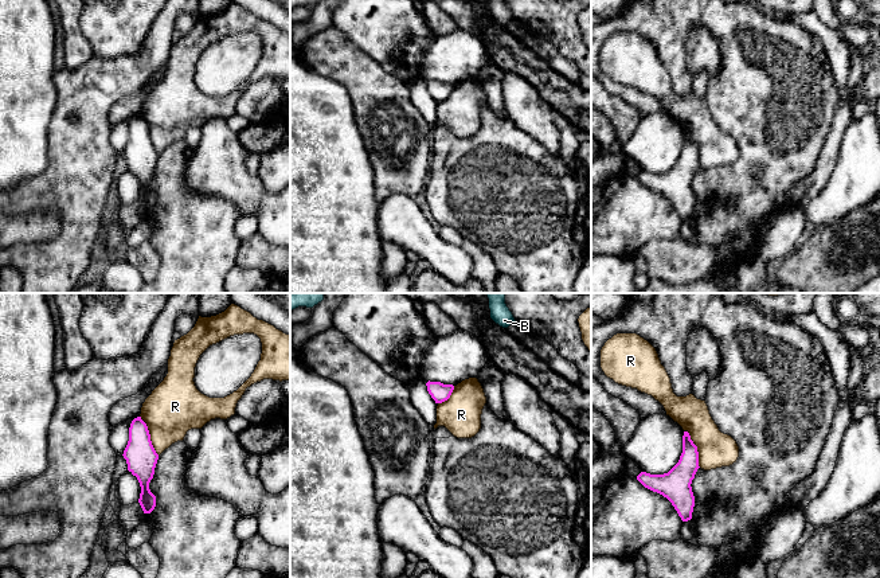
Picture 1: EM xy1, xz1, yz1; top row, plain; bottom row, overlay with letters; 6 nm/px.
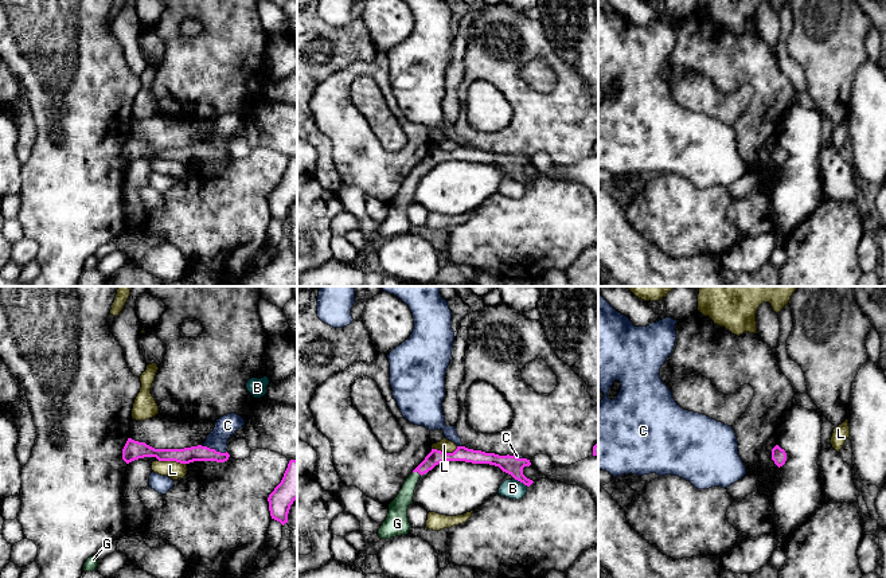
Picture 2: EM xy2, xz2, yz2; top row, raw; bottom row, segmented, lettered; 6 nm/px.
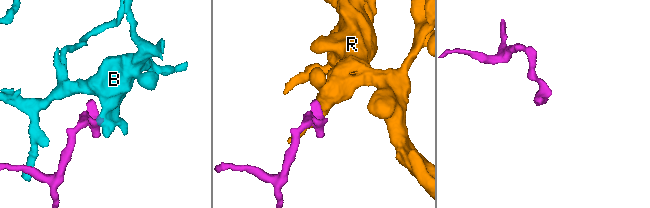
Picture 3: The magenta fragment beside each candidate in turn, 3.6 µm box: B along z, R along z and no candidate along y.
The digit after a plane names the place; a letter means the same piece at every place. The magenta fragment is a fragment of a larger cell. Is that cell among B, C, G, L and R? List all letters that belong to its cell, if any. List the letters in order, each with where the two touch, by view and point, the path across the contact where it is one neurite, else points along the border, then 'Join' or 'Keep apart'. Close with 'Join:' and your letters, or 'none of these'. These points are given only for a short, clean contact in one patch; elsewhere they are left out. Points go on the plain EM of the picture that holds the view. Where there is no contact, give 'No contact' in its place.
B: Touches magenta at xz2 (520, 180). Boundary: xz2 (514, 176), (527, 186). Keep apart
C: Touches magenta at xy2 (214, 148). Boundary: xy2 (200, 144), (226, 151). Keep apart
G: Touches magenta at xz2 (417, 170). Path across: xz2 (434, 156), (417, 170), (398, 206). Join
L: Touches magenta at xy2 (172, 159). Boundary: xy2 (159, 159), (175, 159), (186, 163). Keep apart
R: Touches magenta at xy1 (149, 135). Boundary: xy1 (140, 114), (147, 125), (151, 143), (159, 153). Keep apart
Join: G

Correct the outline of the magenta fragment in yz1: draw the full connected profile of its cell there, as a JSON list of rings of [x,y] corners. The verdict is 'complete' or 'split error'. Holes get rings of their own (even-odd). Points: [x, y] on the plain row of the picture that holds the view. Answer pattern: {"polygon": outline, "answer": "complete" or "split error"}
{"polygon": [[[688,130],[683,134],[683,152],[678,161],[664,173],[650,173],[641,171],[637,179],[648,188],[666,196],[683,220],[692,218],[695,195],[692,191],[692,179],[699,168],[697,145],[691,138]]], "answer": "complete"}

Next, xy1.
{"polygon": [[[137,116],[129,126],[129,140],[124,149],[124,157],[128,163],[128,169],[137,176],[141,192],[138,202],[144,212],[150,212],[156,206],[156,195],[149,188],[149,181],[153,177],[155,167],[159,159],[146,122]]], "answer": "complete"}

